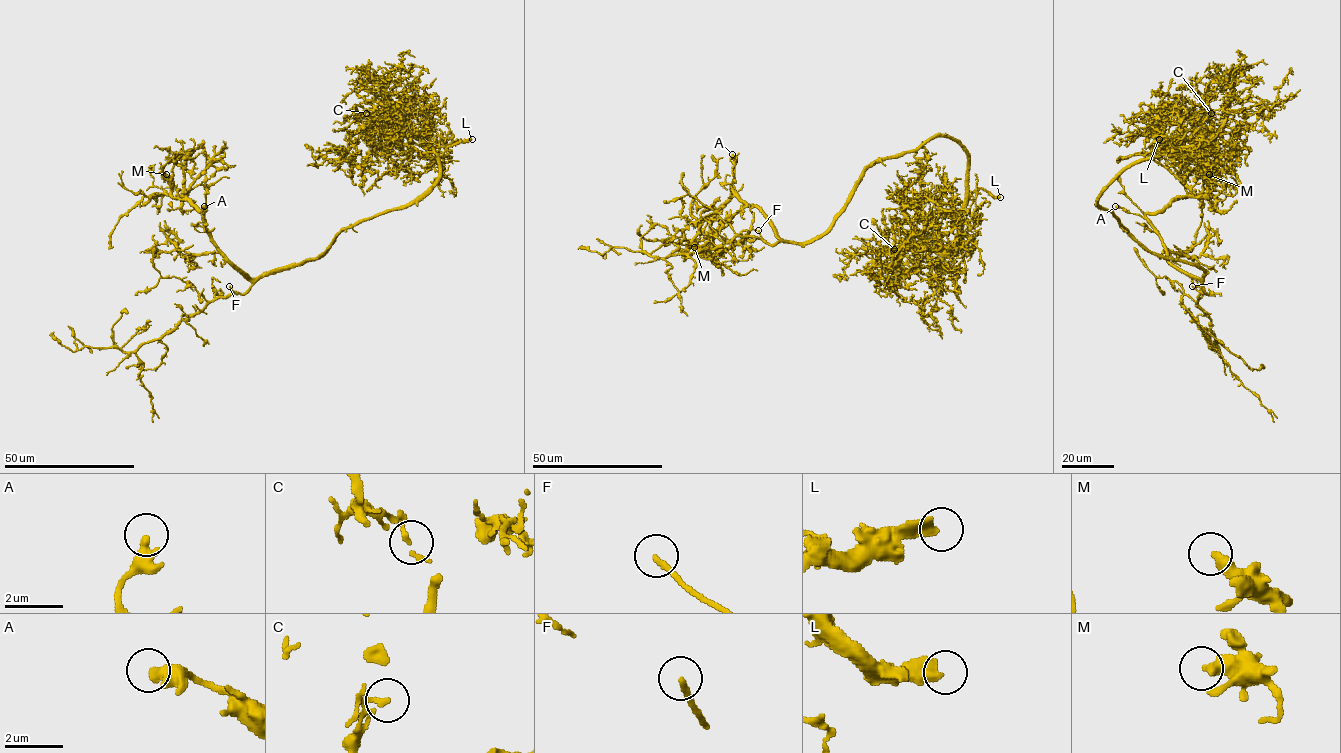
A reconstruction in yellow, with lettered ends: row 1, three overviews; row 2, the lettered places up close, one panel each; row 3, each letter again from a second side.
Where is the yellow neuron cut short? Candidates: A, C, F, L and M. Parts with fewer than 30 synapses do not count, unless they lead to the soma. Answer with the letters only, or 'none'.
F, L

